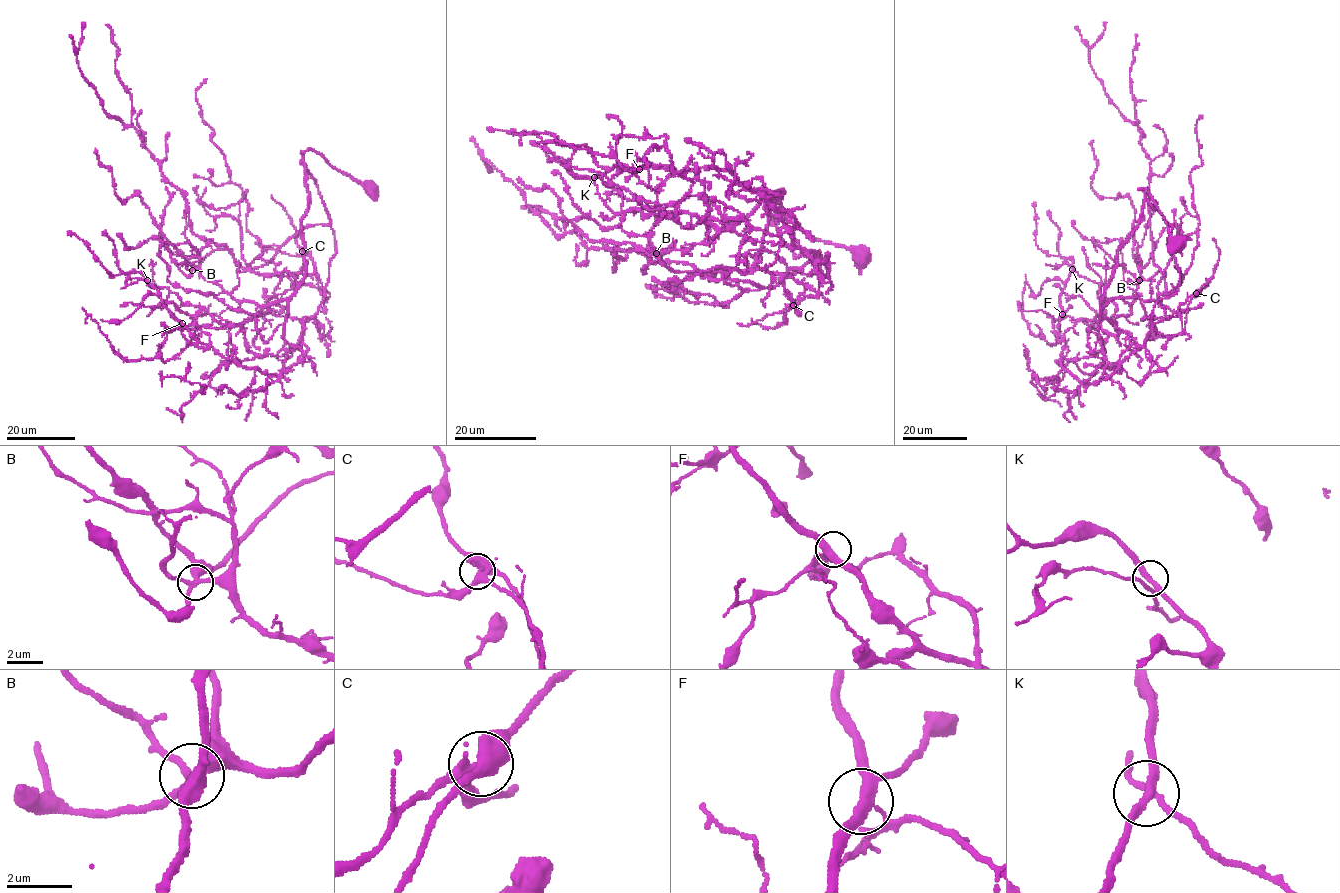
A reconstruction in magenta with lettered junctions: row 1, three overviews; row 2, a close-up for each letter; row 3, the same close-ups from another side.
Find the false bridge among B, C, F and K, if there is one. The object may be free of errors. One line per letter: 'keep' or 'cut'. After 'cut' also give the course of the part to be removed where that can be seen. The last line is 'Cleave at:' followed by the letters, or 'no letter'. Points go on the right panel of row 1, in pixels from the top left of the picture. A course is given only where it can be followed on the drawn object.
B: keep
C: keep
F: keep
K: keep
Cleave at: no letter

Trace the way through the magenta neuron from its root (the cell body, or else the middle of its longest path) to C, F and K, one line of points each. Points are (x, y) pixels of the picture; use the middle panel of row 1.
C: (861, 257), (771, 209), (797, 258), (825, 277), (828, 268), (819, 252), (819, 293), (793, 305)
F: (861, 257), (771, 209), (773, 219), (782, 190), (725, 230), (686, 213), (664, 217), (639, 169)
K: (861, 257), (771, 209), (773, 219), (782, 190), (720, 231), (686, 213), (615, 213), (594, 177)

